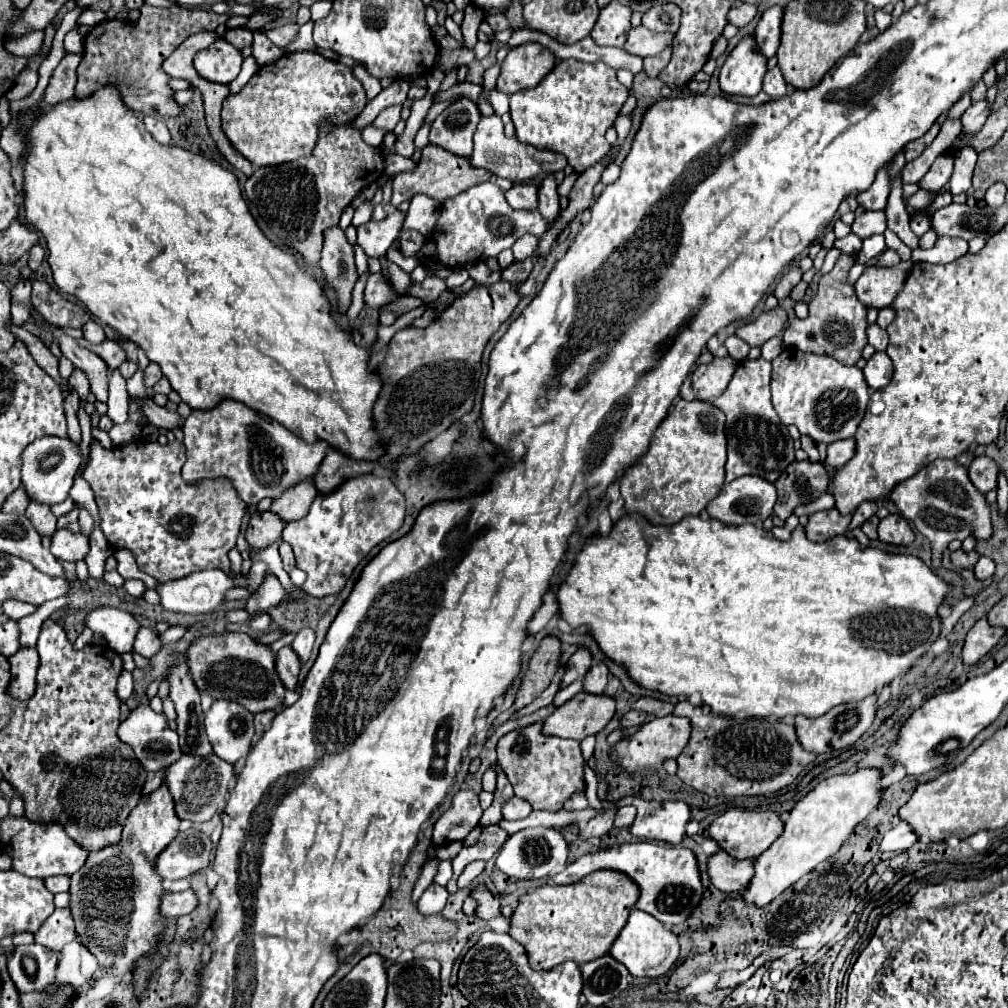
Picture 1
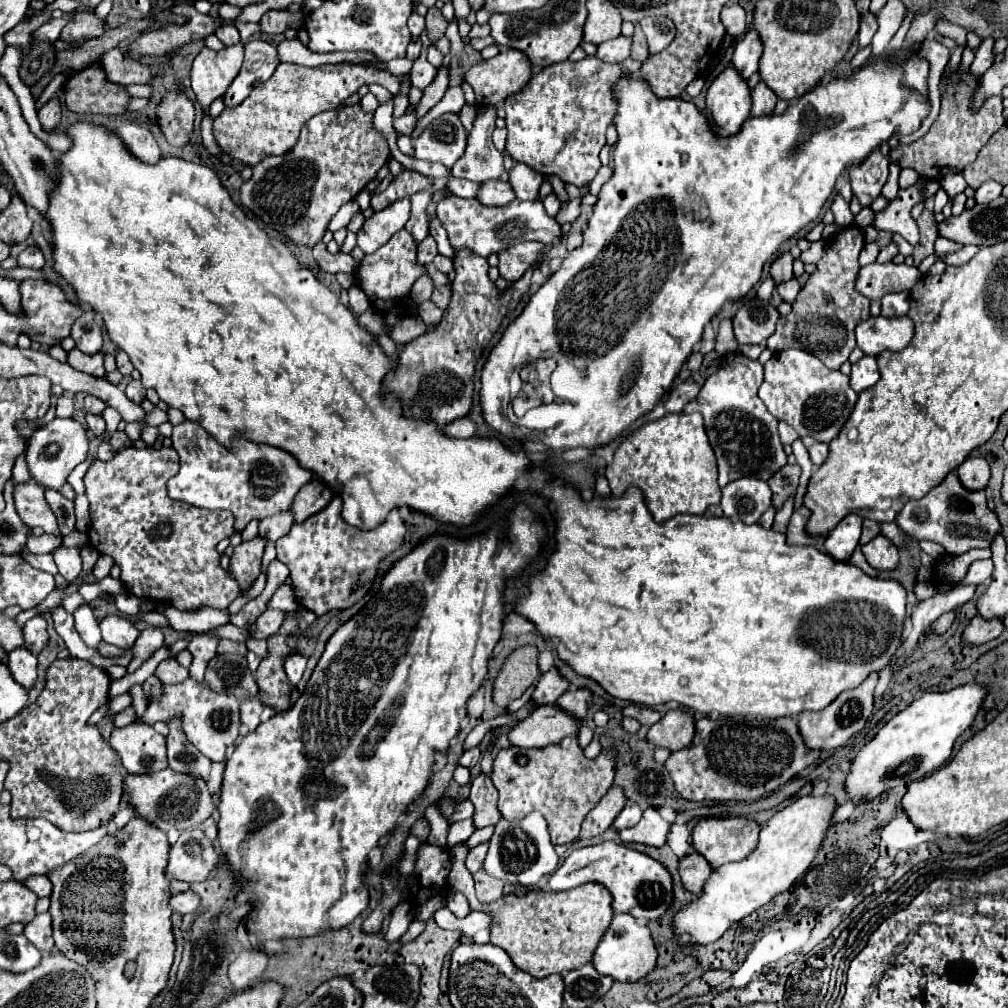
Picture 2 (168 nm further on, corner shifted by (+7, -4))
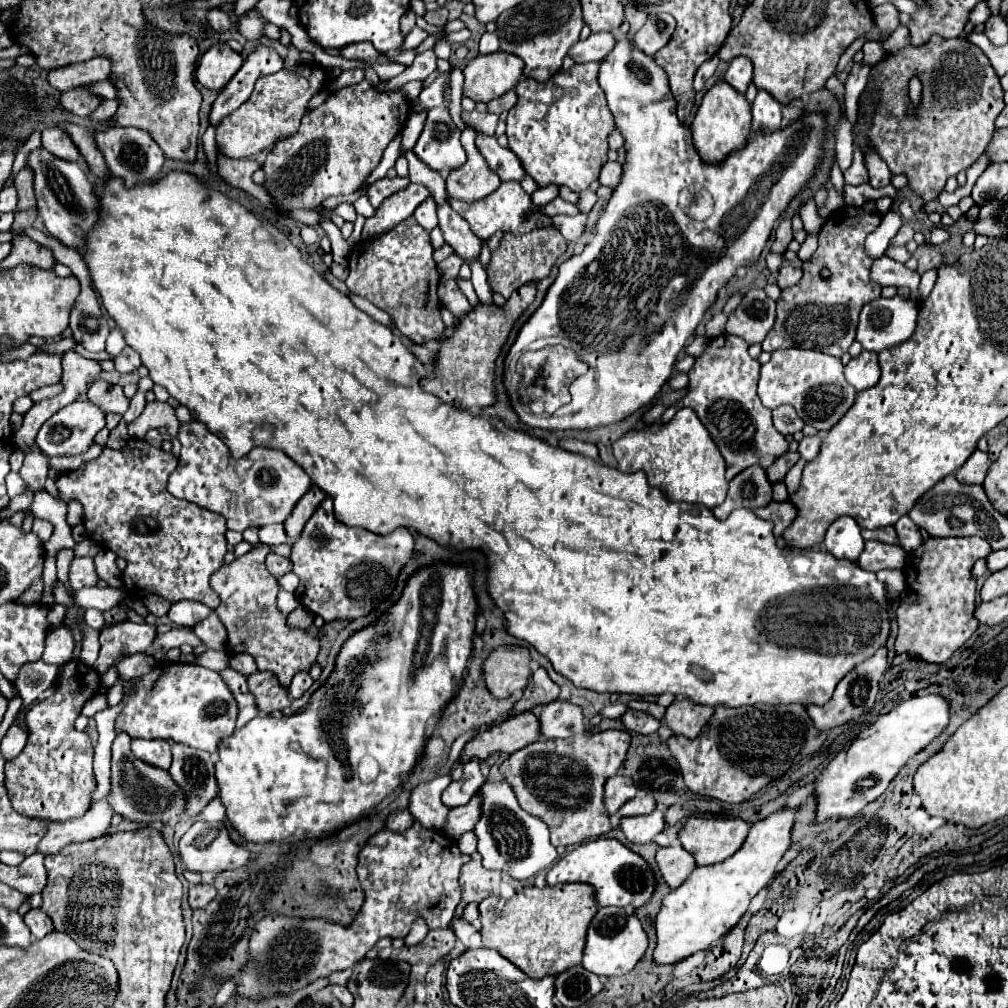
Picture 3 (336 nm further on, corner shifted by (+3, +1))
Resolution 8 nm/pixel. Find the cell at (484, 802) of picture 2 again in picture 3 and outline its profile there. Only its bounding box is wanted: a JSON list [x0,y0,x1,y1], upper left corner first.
[443,792,481,838]

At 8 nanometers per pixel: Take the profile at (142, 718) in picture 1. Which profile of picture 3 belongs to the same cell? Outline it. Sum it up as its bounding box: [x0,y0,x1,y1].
[131,738,171,768]

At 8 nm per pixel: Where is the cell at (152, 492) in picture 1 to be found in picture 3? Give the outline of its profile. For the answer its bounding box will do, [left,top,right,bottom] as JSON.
[57,440,227,608]

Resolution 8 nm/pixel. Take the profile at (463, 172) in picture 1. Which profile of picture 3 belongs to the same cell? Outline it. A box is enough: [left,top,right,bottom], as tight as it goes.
[367,176,411,208]

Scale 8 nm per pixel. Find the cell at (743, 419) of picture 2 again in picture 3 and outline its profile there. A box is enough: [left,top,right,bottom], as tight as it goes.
[661,334,789,480]

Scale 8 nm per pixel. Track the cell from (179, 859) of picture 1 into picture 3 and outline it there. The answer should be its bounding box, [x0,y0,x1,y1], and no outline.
[179,822,249,872]

